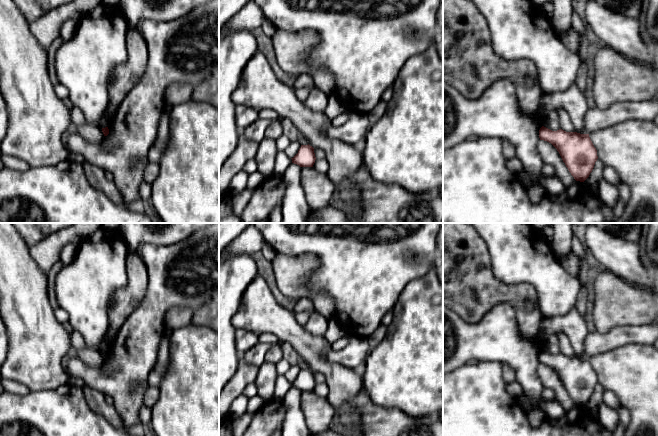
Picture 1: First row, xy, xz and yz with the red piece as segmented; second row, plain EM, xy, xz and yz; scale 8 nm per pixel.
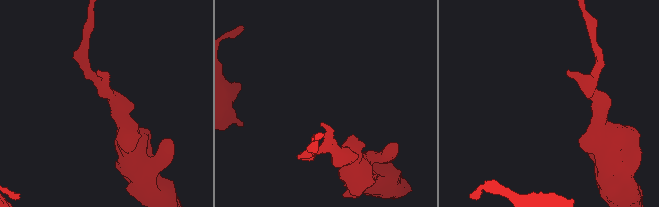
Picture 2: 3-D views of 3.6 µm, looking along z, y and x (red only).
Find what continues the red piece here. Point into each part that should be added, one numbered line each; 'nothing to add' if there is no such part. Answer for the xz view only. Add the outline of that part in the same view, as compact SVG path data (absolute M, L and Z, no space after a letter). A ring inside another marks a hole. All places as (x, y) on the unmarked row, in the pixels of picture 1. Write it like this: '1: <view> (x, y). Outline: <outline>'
nothing to add

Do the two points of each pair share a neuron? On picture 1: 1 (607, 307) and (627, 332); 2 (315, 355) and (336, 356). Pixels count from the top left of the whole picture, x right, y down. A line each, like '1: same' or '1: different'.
1: different
2: different

